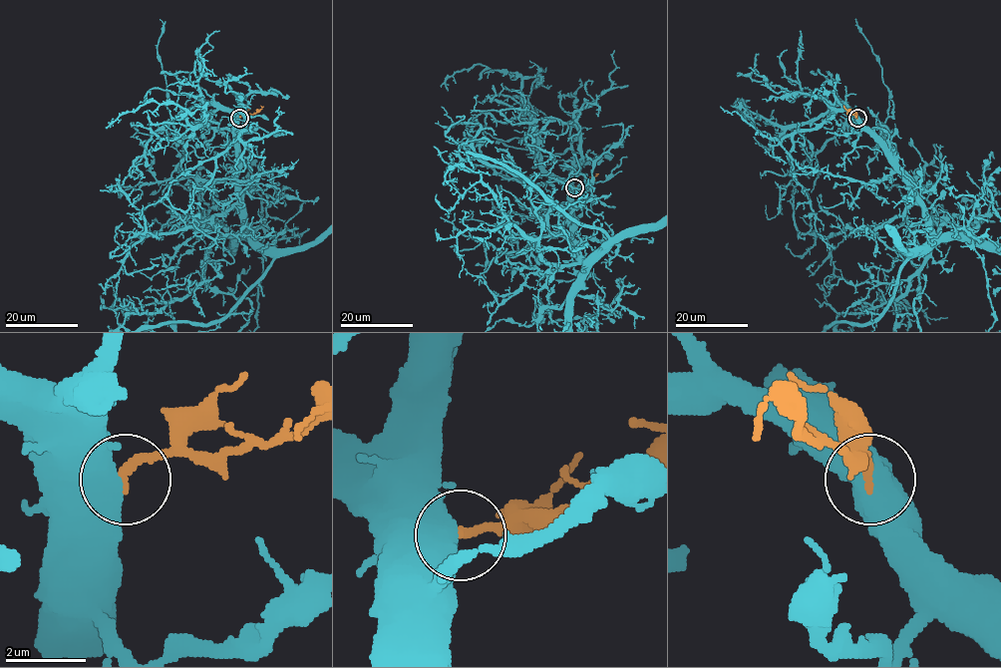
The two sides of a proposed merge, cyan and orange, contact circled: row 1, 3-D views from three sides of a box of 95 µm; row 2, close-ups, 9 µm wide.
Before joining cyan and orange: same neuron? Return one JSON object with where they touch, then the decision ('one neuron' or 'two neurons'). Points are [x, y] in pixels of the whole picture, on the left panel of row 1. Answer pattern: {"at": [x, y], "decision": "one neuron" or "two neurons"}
{"at": [239, 118], "decision": "two neurons"}

